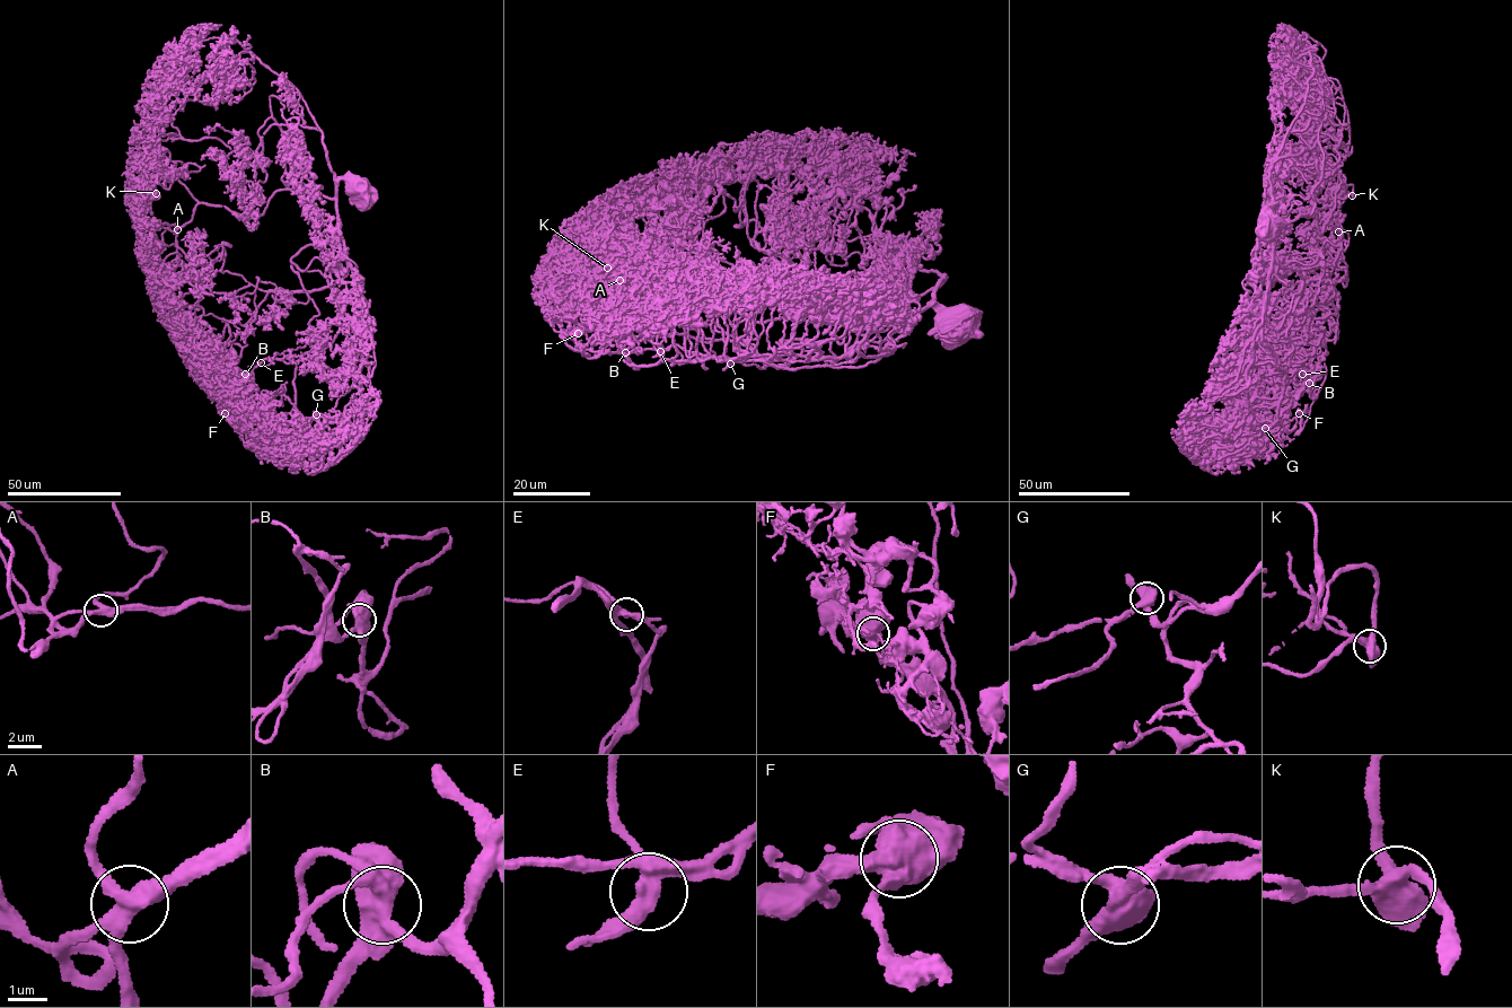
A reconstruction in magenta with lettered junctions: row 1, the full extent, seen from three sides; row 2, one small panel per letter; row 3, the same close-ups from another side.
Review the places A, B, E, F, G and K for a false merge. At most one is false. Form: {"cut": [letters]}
{"cut": []}

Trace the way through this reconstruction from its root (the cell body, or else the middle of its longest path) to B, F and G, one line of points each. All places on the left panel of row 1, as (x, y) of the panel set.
B: (357, 185), (337, 181), (337, 230), (362, 314), (324, 347), (290, 362), (267, 358), (247, 377), (245, 374)
F: (357, 185), (337, 181), (337, 230), (362, 314), (296, 361), (264, 359), (231, 392), (237, 426), (225, 413)
G: (357, 185), (337, 181), (336, 206), (345, 259), (367, 309), (359, 373), (336, 406), (319, 418), (316, 414)

